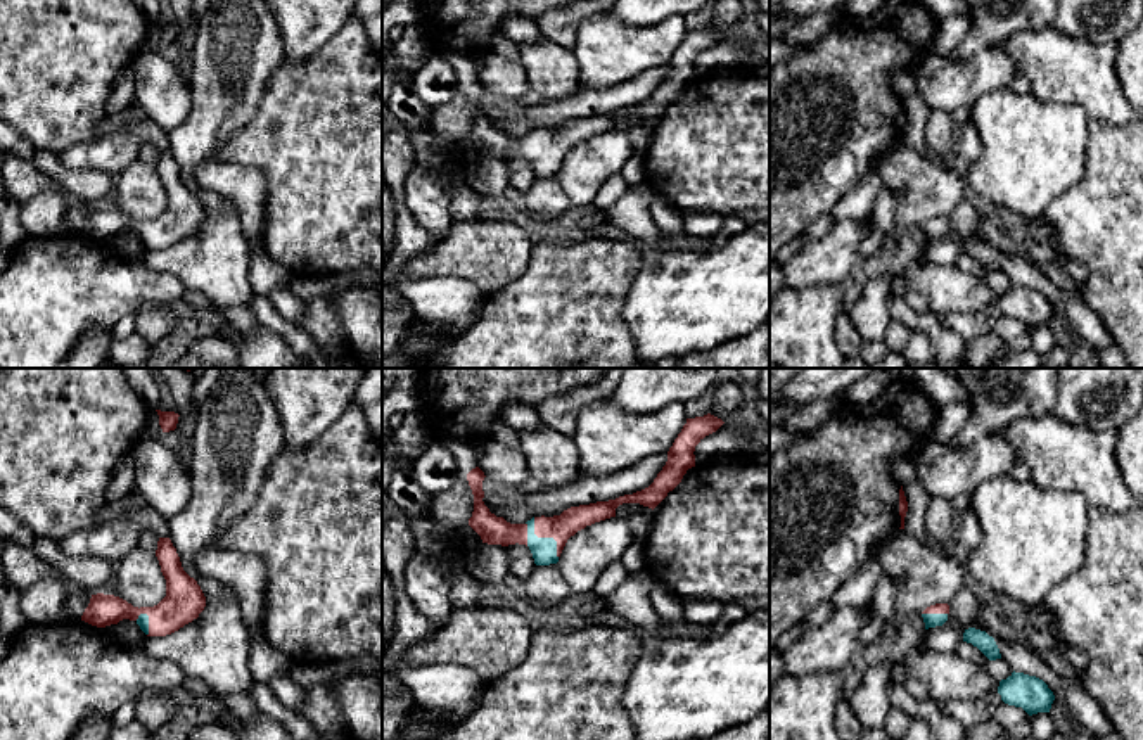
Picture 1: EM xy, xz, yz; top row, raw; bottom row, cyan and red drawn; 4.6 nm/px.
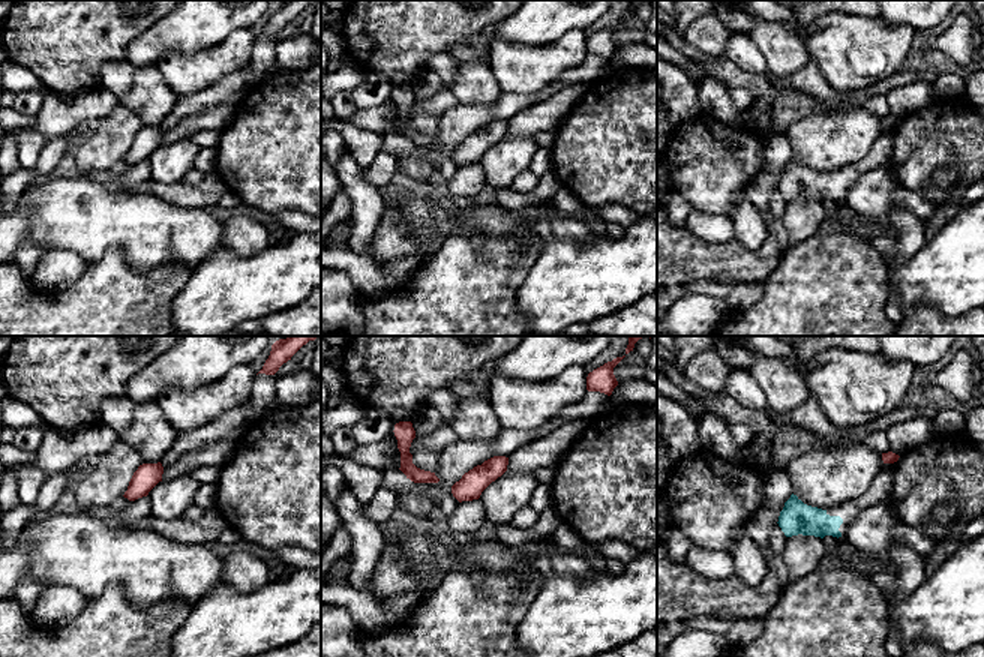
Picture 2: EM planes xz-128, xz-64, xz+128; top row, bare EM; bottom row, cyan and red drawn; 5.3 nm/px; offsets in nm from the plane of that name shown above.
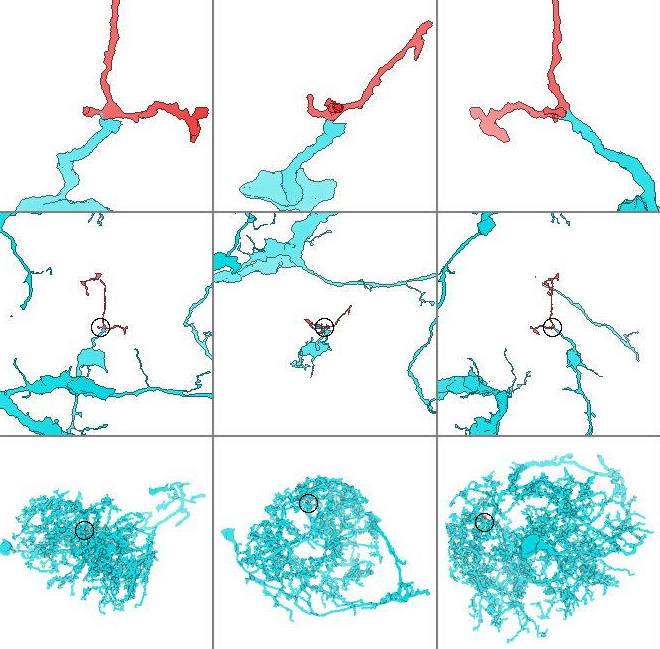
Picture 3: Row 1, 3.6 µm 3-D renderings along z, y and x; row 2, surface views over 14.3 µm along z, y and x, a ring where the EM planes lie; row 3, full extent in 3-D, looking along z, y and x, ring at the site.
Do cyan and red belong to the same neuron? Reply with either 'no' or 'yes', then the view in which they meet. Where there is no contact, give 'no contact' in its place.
yes; meets cyan in xz

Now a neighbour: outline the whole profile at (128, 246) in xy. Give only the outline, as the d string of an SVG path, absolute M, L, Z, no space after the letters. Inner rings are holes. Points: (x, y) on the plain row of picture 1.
M130 232L118 235L116 252L130 261L144 261L147 247Z

